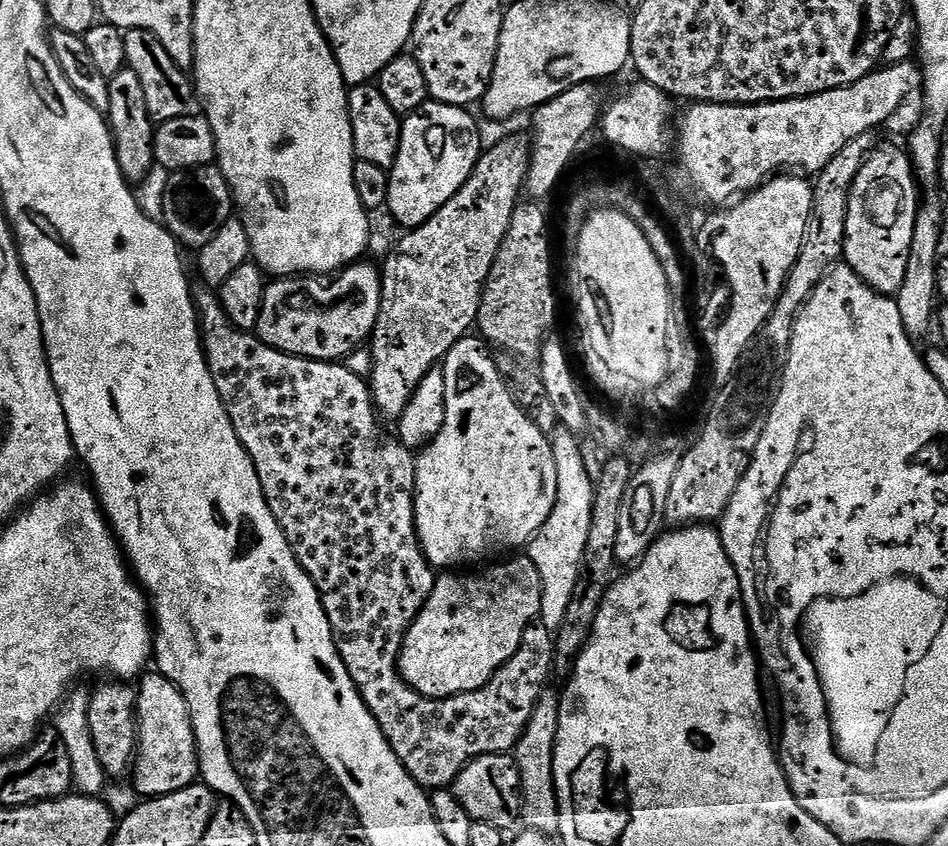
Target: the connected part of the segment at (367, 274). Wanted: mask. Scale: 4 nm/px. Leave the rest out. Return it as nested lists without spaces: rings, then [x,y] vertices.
[[[357,262],[347,268],[329,275],[327,278],[313,278],[304,274],[299,278],[276,278],[264,289],[260,317],[254,332],[263,344],[277,348],[291,356],[305,356],[308,360],[343,361],[351,352],[357,351],[360,344],[369,339],[378,322],[380,309],[381,269],[375,264]]]

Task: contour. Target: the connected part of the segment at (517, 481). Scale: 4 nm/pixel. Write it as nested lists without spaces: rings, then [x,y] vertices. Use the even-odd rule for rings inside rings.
[[[469,334],[463,336],[452,349],[444,355],[442,369],[444,372],[445,390],[445,418],[442,428],[431,441],[423,447],[416,456],[416,537],[420,540],[420,549],[424,551],[428,563],[436,570],[456,570],[460,564],[472,564],[483,556],[492,556],[495,552],[504,552],[507,548],[520,550],[527,545],[528,541],[536,535],[537,530],[544,525],[546,518],[550,516],[550,510],[554,510],[554,502],[558,498],[558,466],[554,466],[554,454],[552,453],[551,439],[530,418],[522,409],[516,405],[514,398],[506,390],[504,380],[498,374],[496,361],[489,345],[483,339]]]

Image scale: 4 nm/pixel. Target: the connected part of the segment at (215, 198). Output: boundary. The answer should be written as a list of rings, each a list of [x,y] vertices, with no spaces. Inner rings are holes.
[[[215,163],[203,164],[173,172],[164,184],[164,216],[162,223],[176,243],[185,249],[198,250],[218,234],[218,230],[234,212],[232,191]]]

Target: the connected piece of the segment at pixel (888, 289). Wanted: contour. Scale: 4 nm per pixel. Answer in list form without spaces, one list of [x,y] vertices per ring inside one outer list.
[[[881,143],[869,152],[854,178],[844,223],[843,263],[881,294],[895,294],[906,278],[910,242],[914,242],[918,181],[909,153],[903,147]]]

